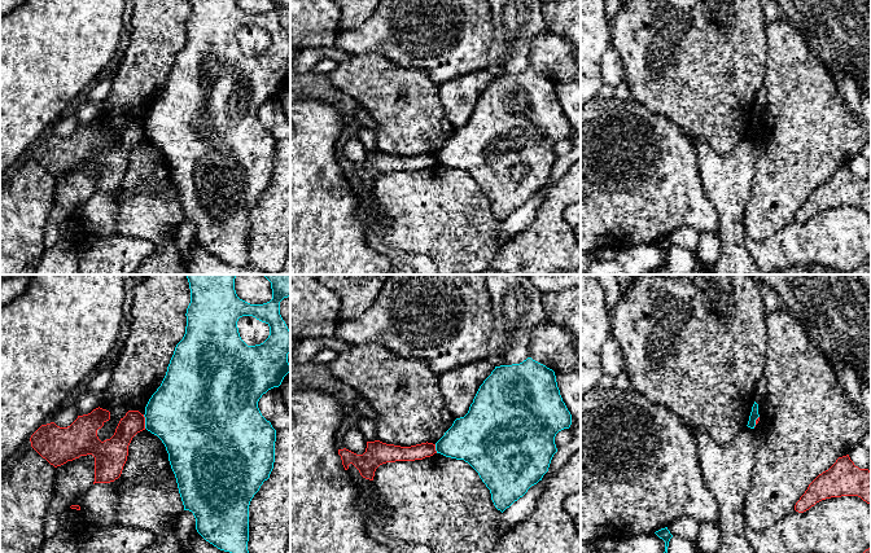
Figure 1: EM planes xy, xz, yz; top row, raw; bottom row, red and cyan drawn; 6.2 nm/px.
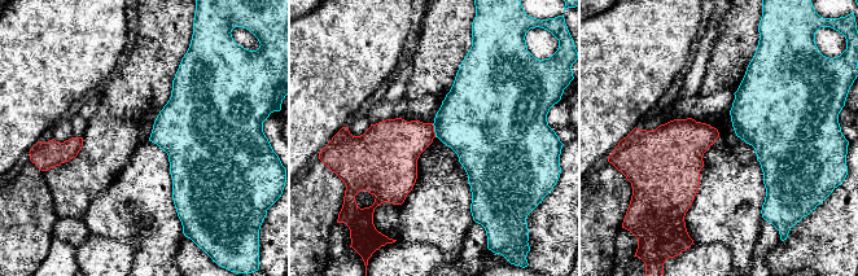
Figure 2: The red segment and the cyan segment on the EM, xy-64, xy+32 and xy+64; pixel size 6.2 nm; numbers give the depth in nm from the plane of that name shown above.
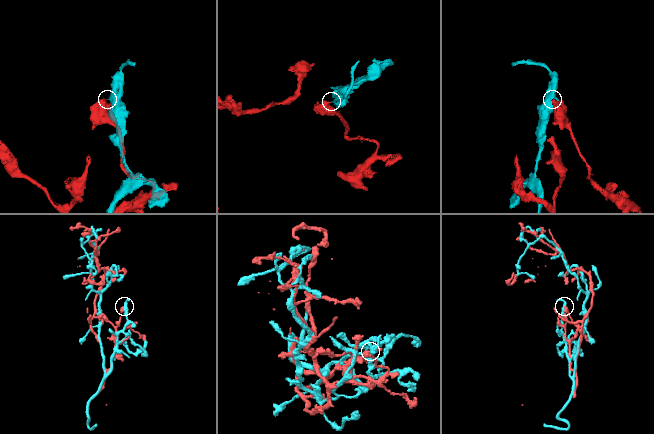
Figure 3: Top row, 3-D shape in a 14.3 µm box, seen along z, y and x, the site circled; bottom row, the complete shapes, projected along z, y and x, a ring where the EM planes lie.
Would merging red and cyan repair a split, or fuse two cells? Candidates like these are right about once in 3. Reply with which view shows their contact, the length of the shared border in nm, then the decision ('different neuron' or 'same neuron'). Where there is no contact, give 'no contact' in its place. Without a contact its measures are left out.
contact in xy; length 90 nm; different neuron

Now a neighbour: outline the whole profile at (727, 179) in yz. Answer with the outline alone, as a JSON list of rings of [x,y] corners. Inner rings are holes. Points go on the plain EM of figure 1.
[[[743,137],[730,154],[715,153],[703,139],[691,139],[705,196],[718,214],[719,255],[709,275],[765,275],[745,249],[745,205],[756,172],[753,139]]]

